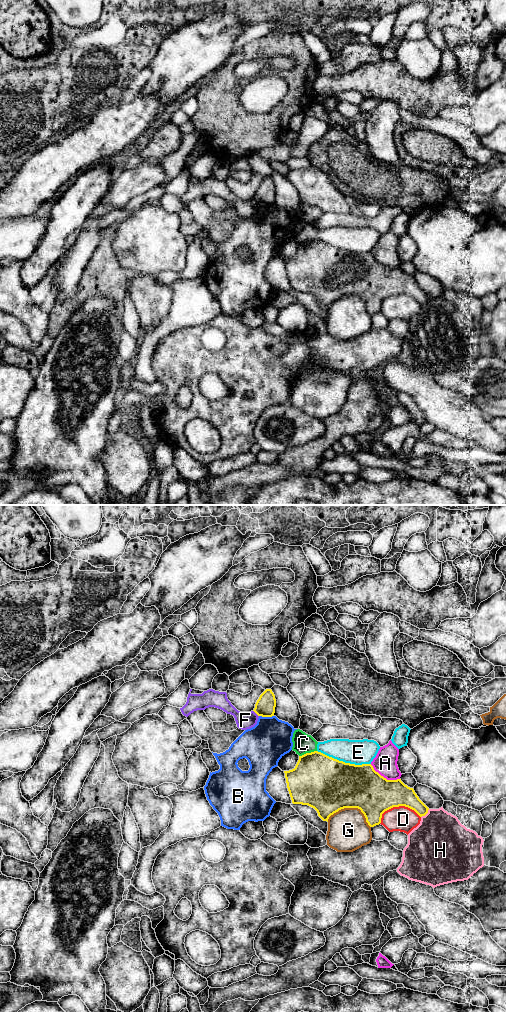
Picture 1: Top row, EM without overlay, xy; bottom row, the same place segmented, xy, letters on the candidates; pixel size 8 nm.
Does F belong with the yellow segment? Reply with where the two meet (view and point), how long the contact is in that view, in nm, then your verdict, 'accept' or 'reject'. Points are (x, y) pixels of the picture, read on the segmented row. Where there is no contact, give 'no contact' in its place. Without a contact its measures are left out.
xy (255, 712) | 70 nm | reject

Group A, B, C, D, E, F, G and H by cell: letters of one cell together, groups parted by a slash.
A / B / C E / D / F / G / H

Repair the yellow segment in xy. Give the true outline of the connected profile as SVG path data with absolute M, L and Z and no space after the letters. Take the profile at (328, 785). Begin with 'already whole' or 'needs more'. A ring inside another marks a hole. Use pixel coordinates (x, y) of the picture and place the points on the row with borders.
already whole | M314 751L299 756L295 768L284 773L292 803L314 808L323 821L328 822L329 817L341 809L358 808L368 825L374 827L381 823L382 814L393 807L408 807L420 817L429 810L413 788L405 785L401 779L387 780L371 764L345 763Z

